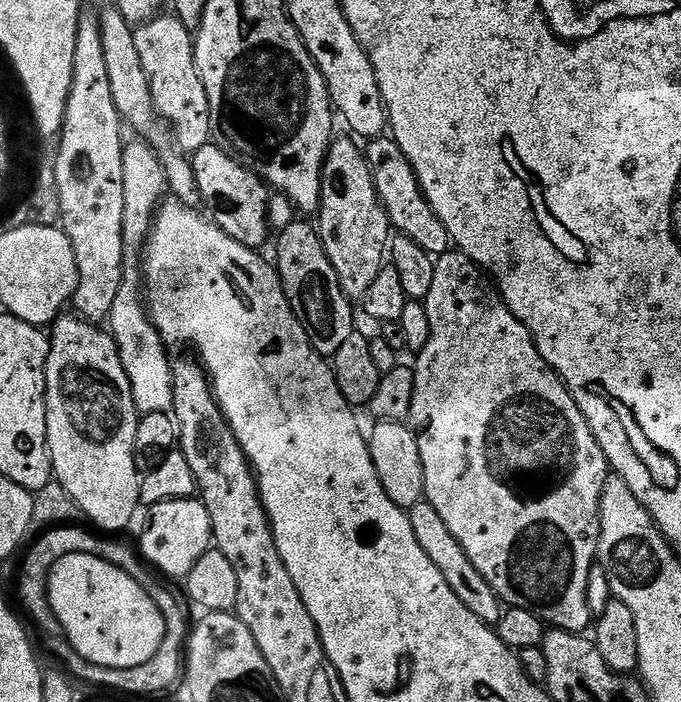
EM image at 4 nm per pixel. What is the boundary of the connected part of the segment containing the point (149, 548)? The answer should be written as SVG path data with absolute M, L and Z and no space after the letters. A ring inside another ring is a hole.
M199 498L167 500L161 504L151 505L149 512L152 513L148 516L148 525L140 536L140 544L138 543L143 559L157 573L165 572L168 576L188 577L190 570L194 570L194 564L209 552L214 544L210 514L204 501Z

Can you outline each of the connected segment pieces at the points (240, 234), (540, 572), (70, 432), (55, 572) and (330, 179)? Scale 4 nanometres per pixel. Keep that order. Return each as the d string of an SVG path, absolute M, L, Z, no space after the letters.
M209 142L190 156L203 207L212 223L217 224L226 234L230 234L234 242L242 242L242 246L247 248L263 249L263 244L268 240L268 232L270 233L269 185L247 166L241 164L231 151L221 148L216 142Z
M449 250L435 257L434 282L427 297L422 301L430 318L430 342L415 357L414 363L414 398L411 415L424 416L424 429L419 429L416 441L418 454L422 454L422 470L426 478L424 500L442 514L442 522L450 534L466 550L466 558L474 562L474 570L486 578L496 595L505 605L522 610L530 610L530 614L540 617L545 625L562 632L587 633L593 627L594 617L586 602L586 586L590 578L590 570L597 563L600 551L600 499L606 486L610 469L606 454L602 454L602 446L594 438L582 410L568 393L558 373L542 358L530 330L514 318L514 314L505 306L503 299L494 287L493 281L479 268L466 253Z
M61 315L51 325L48 341L50 354L46 362L46 434L52 474L55 483L61 484L68 491L70 498L78 502L81 513L97 524L97 529L108 534L120 534L135 518L136 508L141 507L142 476L134 466L134 438L138 434L140 416L130 394L130 378L126 378L116 339L103 327L79 315L68 315Z
M71 552L53 566L48 575L48 598L54 614L62 624L63 639L69 641L71 651L86 662L103 668L140 668L150 662L164 641L166 622L164 608L150 598L147 588L130 578L111 560L103 560L90 554Z
M345 137L333 139L328 148L316 226L330 264L338 274L339 285L350 300L358 302L384 267L392 227L377 196L365 153L350 140L351 137Z

